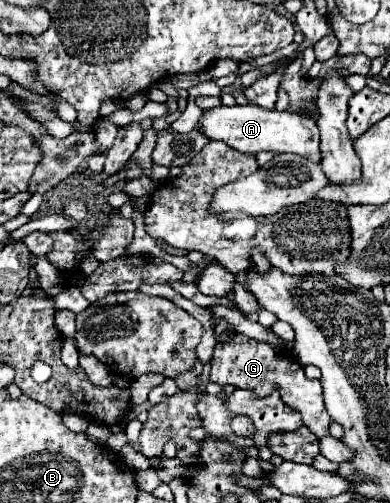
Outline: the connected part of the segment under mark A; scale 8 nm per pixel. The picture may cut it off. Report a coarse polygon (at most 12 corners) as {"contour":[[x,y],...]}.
{"contour":[[256,105],[202,113],[200,131],[240,153],[320,163],[314,117]]}

